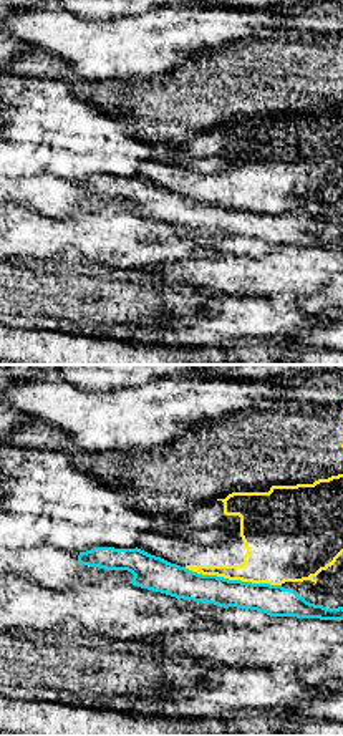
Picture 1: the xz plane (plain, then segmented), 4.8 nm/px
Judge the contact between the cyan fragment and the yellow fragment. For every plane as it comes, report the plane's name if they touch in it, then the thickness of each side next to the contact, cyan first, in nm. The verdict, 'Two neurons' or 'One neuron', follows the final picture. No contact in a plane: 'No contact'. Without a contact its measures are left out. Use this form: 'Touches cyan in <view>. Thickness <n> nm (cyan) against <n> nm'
Touches cyan in xz. Thickness 150 nm (cyan) against 280 nm

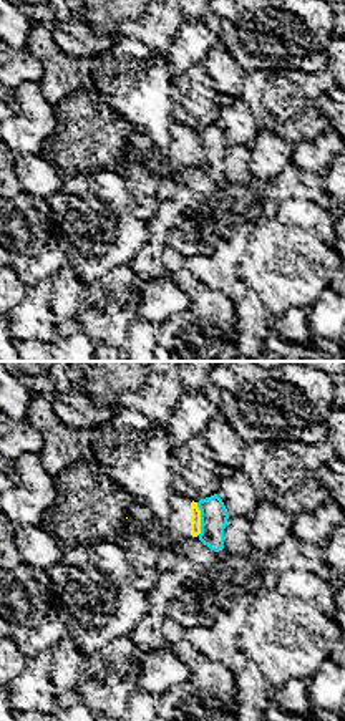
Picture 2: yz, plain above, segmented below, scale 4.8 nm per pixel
Touches cyan in yz. Thickness 130 nm (cyan) against 50 nm

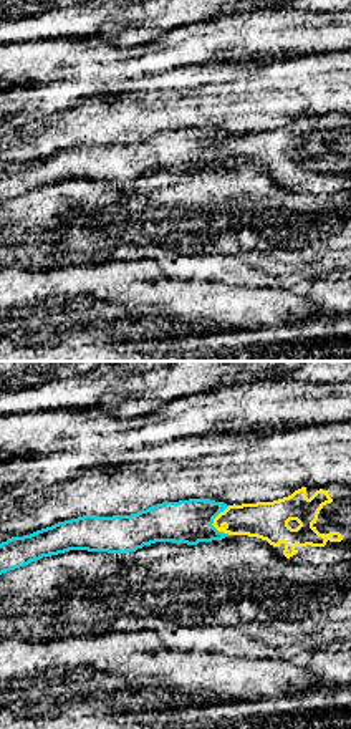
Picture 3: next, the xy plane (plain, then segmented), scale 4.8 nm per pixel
Touches cyan in xy. Thickness 220 nm (cyan) against 180 nm

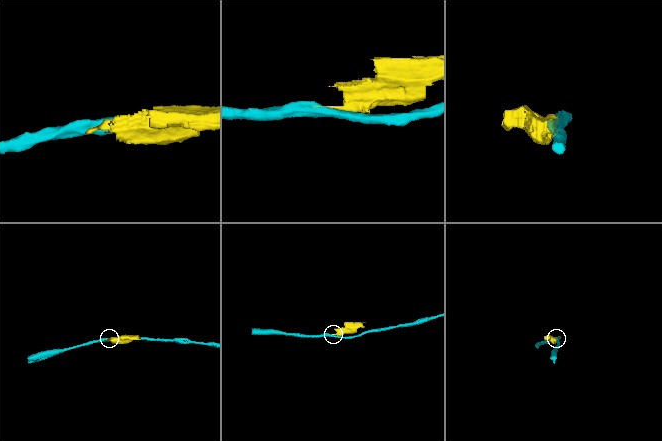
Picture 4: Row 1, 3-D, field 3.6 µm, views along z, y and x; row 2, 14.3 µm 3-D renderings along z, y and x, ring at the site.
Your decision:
Two neurons

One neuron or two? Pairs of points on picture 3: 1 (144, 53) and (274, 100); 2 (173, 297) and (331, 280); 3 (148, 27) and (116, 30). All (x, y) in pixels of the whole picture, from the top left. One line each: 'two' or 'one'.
1: two
2: two
3: one

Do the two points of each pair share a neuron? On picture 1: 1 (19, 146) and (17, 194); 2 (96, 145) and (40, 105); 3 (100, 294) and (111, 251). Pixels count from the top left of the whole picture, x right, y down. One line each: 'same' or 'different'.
1: different
2: same
3: different

